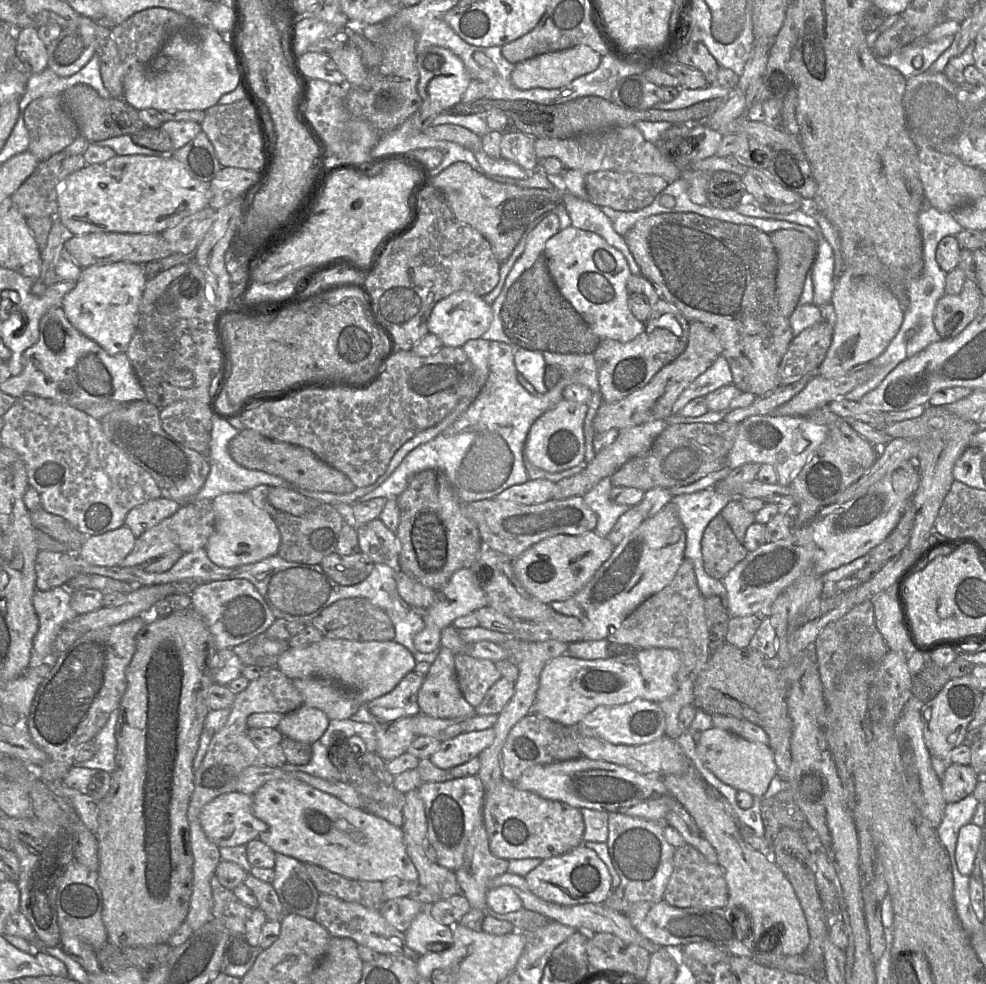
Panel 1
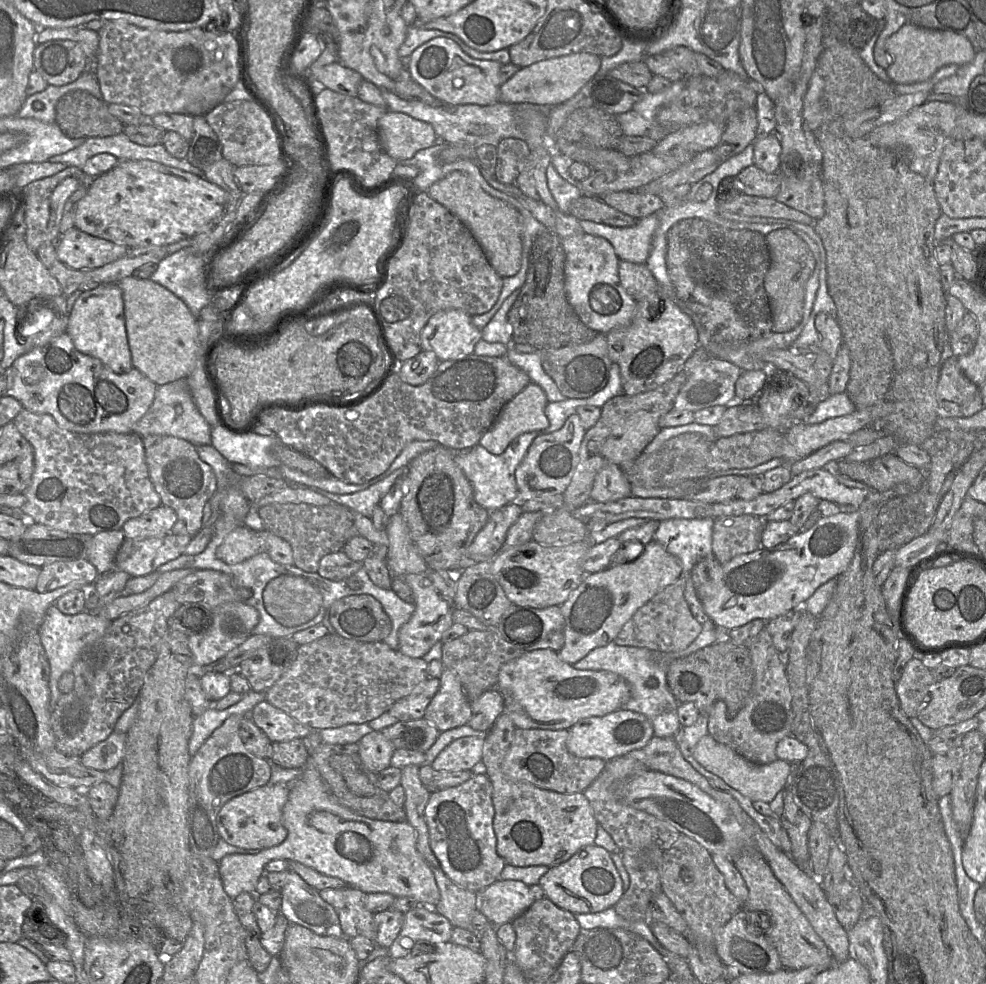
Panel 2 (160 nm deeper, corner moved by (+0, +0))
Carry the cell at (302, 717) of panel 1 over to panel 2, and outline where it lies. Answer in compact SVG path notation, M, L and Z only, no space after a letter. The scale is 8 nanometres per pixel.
M313 730L302 739L308 750L308 760L302 775L289 789L288 799L282 809L281 822L287 830L285 840L274 847L260 850L257 854L228 854L219 861L219 872L224 890L234 899L242 892L256 893L259 878L265 874L265 865L275 859L300 862L322 874L339 878L347 886L365 894L388 893L394 897L410 897L421 906L434 909L440 900L440 892L434 874L416 848L415 829L407 822L374 820L359 815L342 806L327 793L321 775L313 760L314 751L322 743L320 730Z

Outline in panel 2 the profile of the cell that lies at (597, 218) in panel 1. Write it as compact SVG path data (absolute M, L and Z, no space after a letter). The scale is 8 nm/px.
M657 213L637 219L630 227L611 226L591 220L579 220L582 230L608 240L619 260L645 263L649 257L654 234L659 225Z

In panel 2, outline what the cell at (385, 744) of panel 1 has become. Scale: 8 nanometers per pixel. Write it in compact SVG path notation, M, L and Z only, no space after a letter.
M381 731L366 734L358 745L361 764L367 771L379 773L390 766L395 748Z

